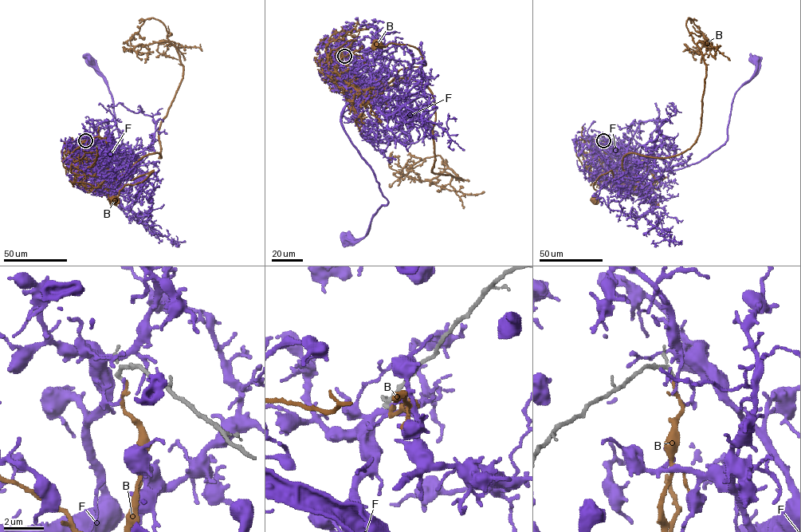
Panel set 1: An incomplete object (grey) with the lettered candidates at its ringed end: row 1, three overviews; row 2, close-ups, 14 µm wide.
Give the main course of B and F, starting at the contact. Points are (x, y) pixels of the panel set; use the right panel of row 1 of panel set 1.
B: (603, 140), (602, 150), (618, 179), (631, 191), (625, 175), (615, 179), (610, 170), (593, 184), (594, 199)
F: (603, 140), (625, 152), (638, 175), (696, 163), (727, 139), (732, 99), (753, 74), (755, 61)

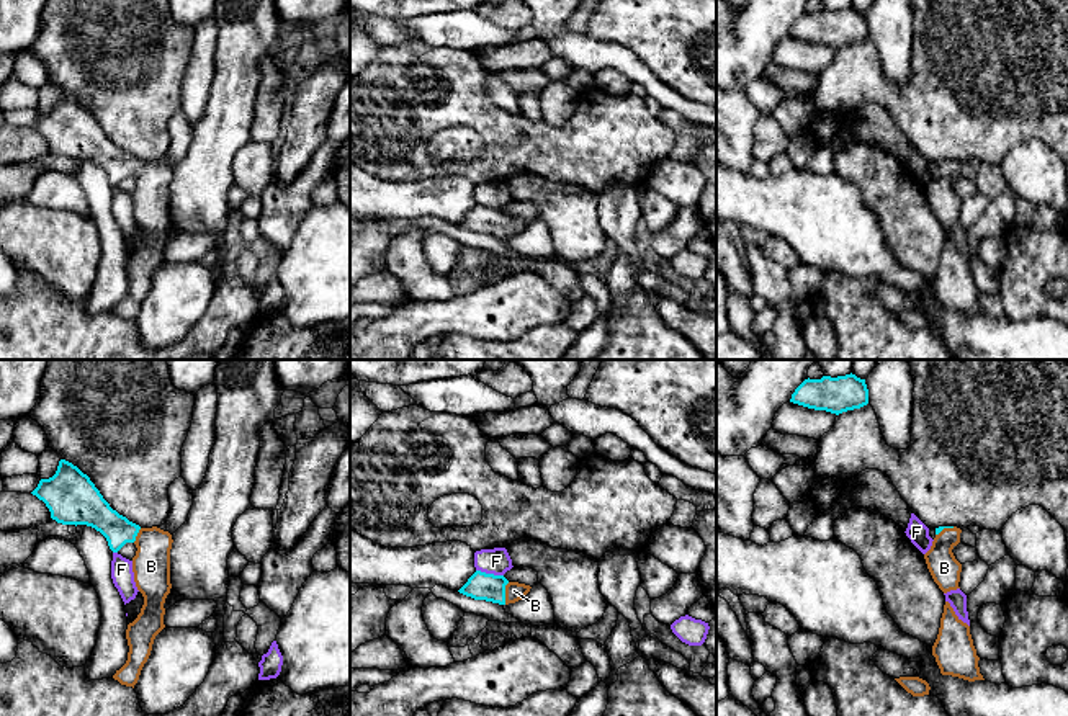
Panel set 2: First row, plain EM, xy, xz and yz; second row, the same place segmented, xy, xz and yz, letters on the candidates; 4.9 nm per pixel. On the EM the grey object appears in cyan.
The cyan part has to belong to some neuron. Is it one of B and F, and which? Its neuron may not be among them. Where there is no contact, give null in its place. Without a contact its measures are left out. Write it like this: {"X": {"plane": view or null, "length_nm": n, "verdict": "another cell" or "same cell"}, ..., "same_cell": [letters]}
{"B": {"plane": "xz", "length_nm": 110, "verdict": "same cell"}, "F": {"plane": "xz", "length_nm": 140, "verdict": "another cell"}, "same_cell": ["B"]}

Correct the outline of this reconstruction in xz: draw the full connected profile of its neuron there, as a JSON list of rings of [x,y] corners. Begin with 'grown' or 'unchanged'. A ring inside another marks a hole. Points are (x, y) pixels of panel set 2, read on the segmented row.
grown; [[[476,571],[458,592],[474,600],[509,605],[522,600],[530,588],[525,584],[509,582],[504,575]]]

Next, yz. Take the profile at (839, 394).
unchanged; [[[852,373],[837,378],[808,378],[795,389],[790,402],[839,415],[867,405],[868,389],[865,379],[860,379]]]

